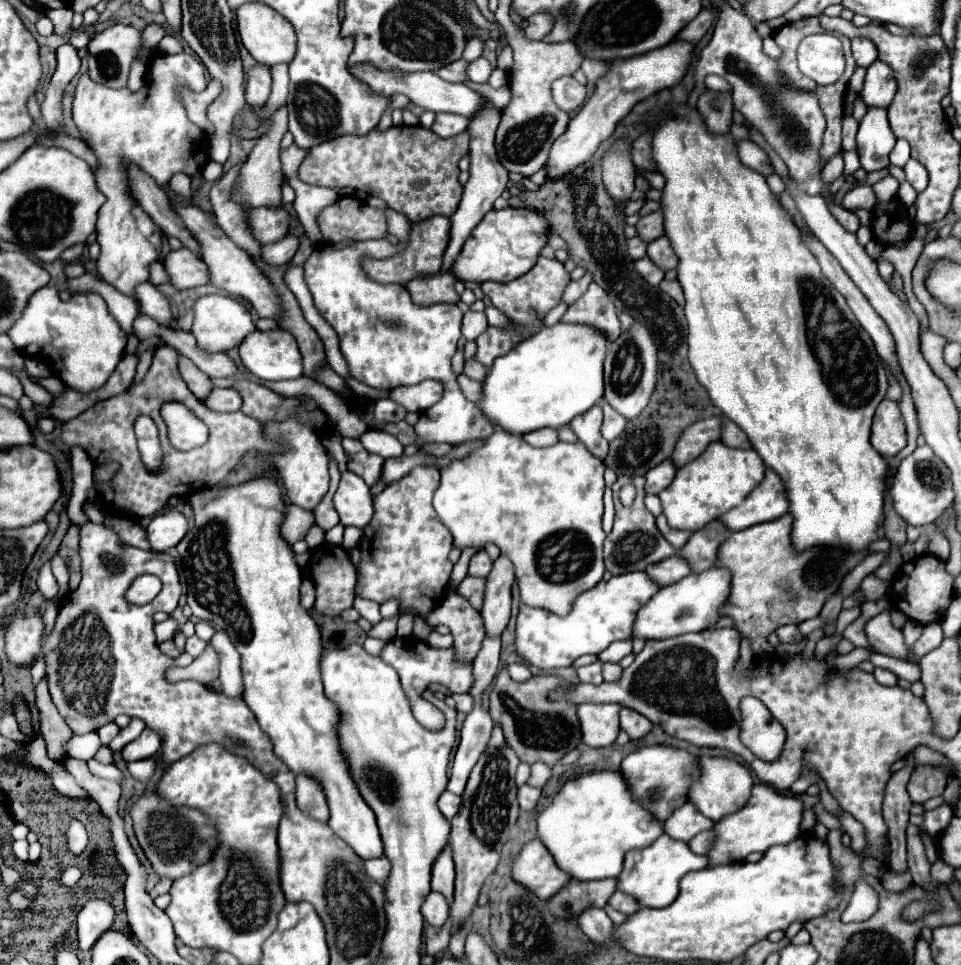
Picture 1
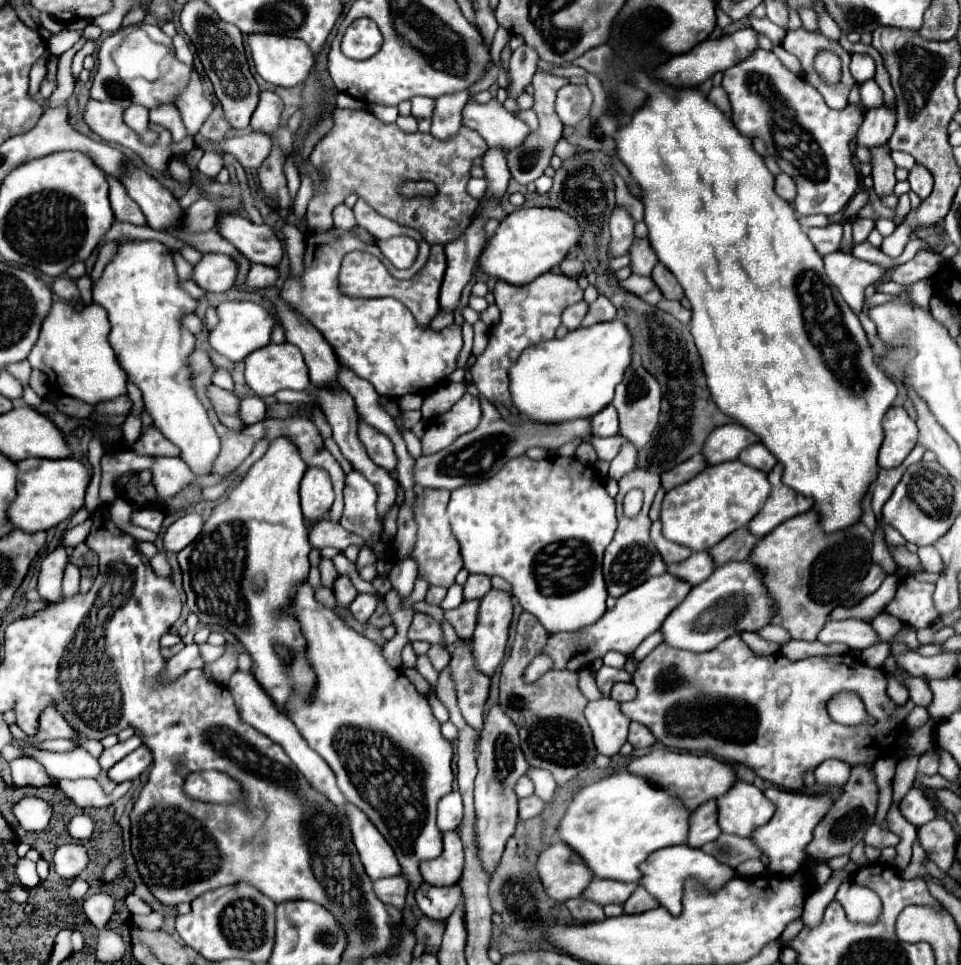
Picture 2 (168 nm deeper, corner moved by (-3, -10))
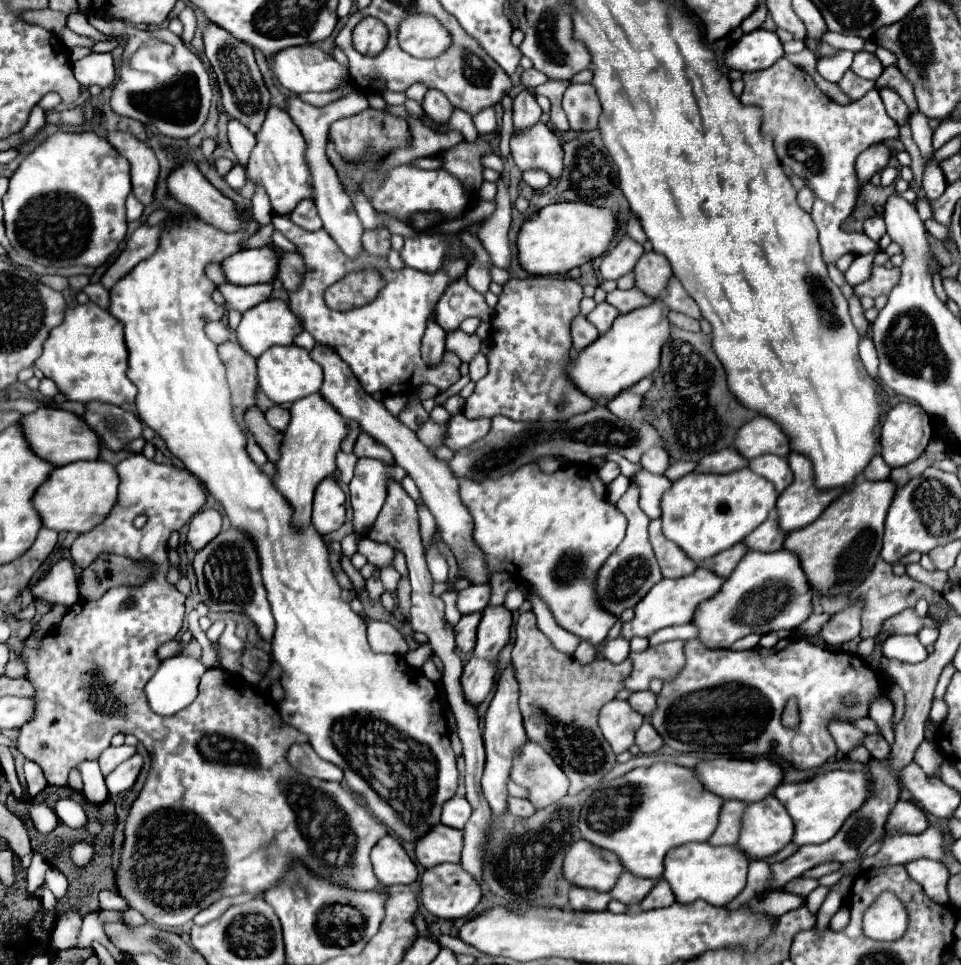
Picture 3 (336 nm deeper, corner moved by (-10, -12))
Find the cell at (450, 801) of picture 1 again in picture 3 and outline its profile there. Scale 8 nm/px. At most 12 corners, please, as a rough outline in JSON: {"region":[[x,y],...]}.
{"region":[[454,796],[444,804],[442,824],[464,830],[470,802]]}

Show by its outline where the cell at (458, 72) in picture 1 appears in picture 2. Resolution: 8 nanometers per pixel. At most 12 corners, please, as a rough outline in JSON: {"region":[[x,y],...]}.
{"region":[[467,90],[435,98],[431,134],[451,138],[461,128]]}

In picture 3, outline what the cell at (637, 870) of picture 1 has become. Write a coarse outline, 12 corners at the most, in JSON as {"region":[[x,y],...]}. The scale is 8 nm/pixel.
{"region":[[692,842],[668,850],[676,902],[732,902],[748,862],[736,846]]}

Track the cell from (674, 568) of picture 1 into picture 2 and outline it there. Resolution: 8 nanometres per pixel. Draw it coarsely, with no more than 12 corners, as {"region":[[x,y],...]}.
{"region":[[693,552],[685,562],[667,568],[691,586],[715,570],[711,554]]}

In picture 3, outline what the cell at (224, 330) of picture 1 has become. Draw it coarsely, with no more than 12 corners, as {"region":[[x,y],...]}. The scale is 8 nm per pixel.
{"region":[[282,300],[242,314],[236,342],[258,358],[302,332]]}

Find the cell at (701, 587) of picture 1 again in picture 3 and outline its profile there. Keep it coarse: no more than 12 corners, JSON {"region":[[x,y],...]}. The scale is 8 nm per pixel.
{"region":[[748,552],[692,624],[706,648],[812,614],[798,556]]}

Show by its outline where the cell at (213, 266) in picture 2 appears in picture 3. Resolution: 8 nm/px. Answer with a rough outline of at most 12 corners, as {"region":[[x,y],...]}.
{"region":[[270,248],[238,250],[224,258],[230,284],[274,280],[278,258]]}

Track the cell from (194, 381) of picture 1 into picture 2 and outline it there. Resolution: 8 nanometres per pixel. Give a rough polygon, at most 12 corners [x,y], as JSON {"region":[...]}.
{"region":[[209,386],[221,424],[243,430],[241,398],[223,388]]}

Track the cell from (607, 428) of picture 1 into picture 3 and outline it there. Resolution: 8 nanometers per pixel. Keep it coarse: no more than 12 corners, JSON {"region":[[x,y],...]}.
{"region":[[604,462],[598,476],[604,484],[620,474],[616,462]]}

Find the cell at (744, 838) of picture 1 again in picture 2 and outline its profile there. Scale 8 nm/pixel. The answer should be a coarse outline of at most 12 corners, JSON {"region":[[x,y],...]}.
{"region":[[765,790],[777,806],[753,840],[773,874],[791,876],[831,794]]}

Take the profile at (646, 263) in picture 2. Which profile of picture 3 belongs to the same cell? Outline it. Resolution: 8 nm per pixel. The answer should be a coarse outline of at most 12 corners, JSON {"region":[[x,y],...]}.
{"region":[[644,252],[634,266],[636,286],[664,296],[672,276],[666,256]]}

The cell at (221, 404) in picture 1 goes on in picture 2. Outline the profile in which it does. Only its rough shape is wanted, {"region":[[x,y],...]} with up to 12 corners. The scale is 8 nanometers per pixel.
{"region":[[259,396],[241,400],[241,420],[257,424],[267,418]]}

